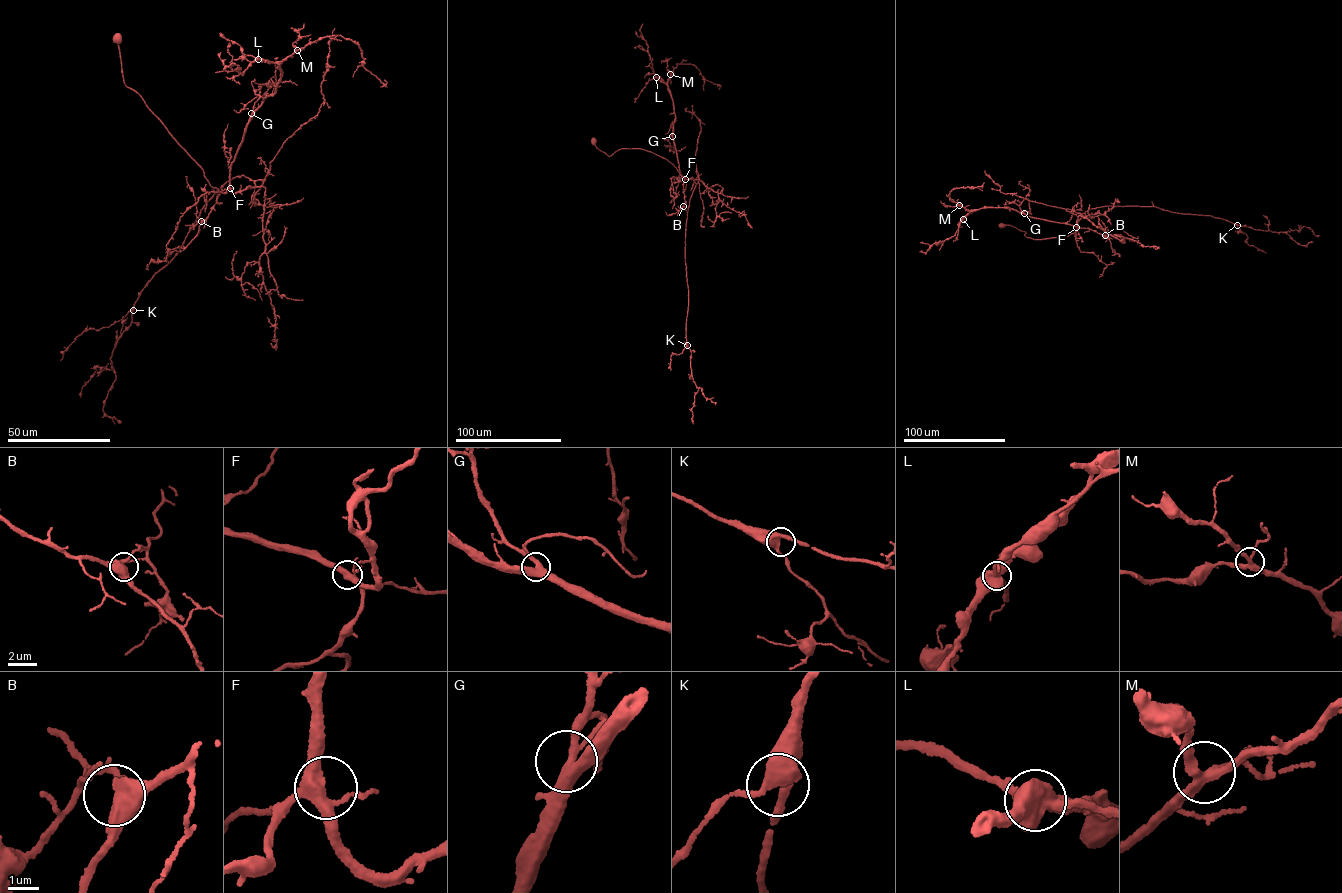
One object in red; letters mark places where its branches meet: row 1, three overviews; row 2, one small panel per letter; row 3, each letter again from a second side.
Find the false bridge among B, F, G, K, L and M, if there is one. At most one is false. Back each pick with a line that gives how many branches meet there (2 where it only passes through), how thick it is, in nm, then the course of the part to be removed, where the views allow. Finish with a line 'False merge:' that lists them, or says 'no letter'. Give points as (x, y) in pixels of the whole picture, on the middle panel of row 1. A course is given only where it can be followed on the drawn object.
L: Branches: 4. Thickness 550 nm. Course of the part to remove: (656, 77), (667, 84), (675, 120)
False merge: L

